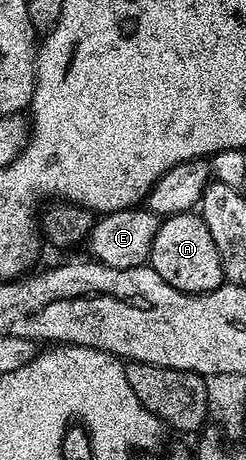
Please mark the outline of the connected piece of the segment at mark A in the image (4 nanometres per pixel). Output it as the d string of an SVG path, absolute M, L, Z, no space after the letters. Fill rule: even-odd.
M194 211L177 213L159 224L156 239L152 239L148 264L164 283L176 287L181 293L207 293L224 281L220 251L216 251L216 243L204 219Z

